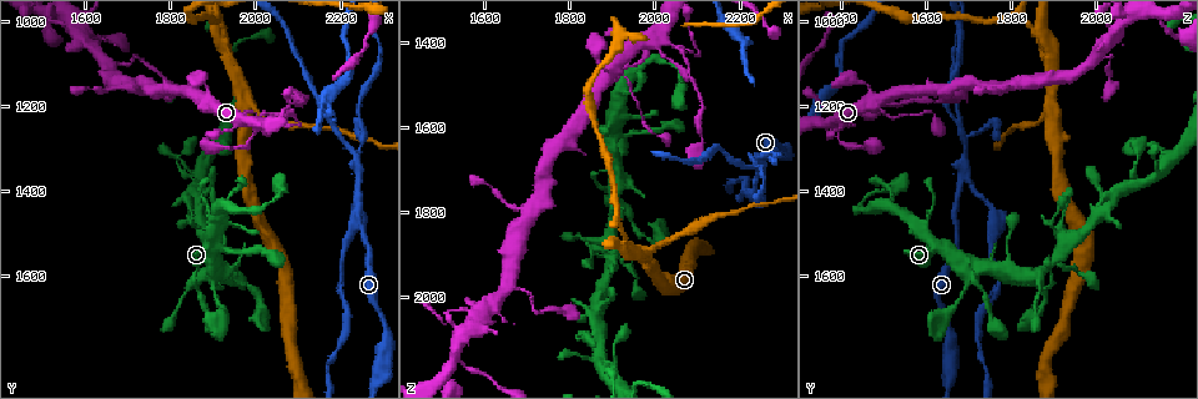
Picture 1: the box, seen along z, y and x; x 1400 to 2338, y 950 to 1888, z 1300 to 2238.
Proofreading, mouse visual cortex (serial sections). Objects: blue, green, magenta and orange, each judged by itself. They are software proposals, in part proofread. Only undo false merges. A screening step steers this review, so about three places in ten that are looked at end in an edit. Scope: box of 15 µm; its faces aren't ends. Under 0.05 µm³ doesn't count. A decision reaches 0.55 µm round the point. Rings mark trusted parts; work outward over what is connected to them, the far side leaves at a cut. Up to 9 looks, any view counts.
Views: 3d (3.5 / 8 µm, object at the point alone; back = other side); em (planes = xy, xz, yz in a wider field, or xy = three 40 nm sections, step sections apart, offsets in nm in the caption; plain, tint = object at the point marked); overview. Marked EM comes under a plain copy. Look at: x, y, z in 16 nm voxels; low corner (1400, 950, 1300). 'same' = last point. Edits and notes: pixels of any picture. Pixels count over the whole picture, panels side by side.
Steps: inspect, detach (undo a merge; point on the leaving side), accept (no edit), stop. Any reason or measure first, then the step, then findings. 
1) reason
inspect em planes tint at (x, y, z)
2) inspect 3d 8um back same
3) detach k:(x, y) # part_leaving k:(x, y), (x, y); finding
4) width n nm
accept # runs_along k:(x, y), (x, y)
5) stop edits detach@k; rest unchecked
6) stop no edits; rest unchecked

a fork
inspect 3d 3.5um at (2240, 1365, 1685)

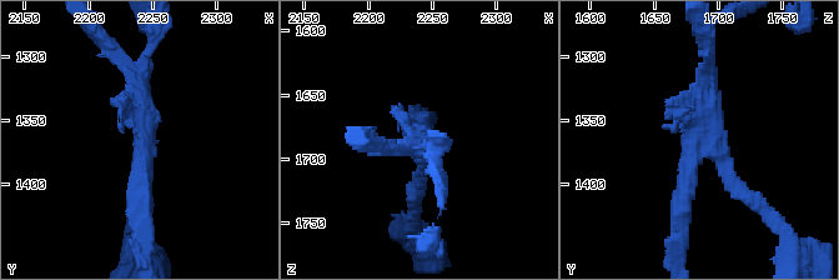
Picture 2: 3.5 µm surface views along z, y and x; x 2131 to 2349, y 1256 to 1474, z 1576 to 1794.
now the EM
inspect em xy step 3 tint at (2240, 1366, 1684)

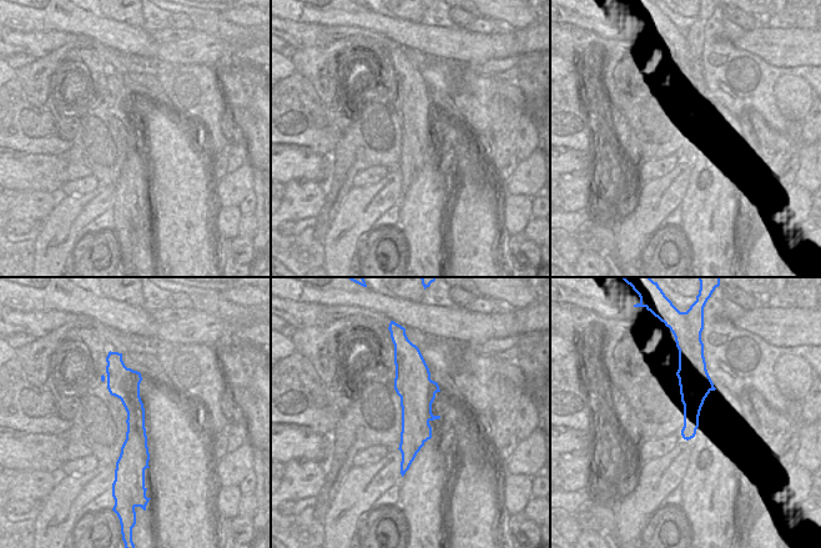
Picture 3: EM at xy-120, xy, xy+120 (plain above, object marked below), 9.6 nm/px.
detach 2:(735, 186) # part_leaving 2:(707, 140), (732, 179), (787, 233); two cells meet here

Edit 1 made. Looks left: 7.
redraw
inspect overview

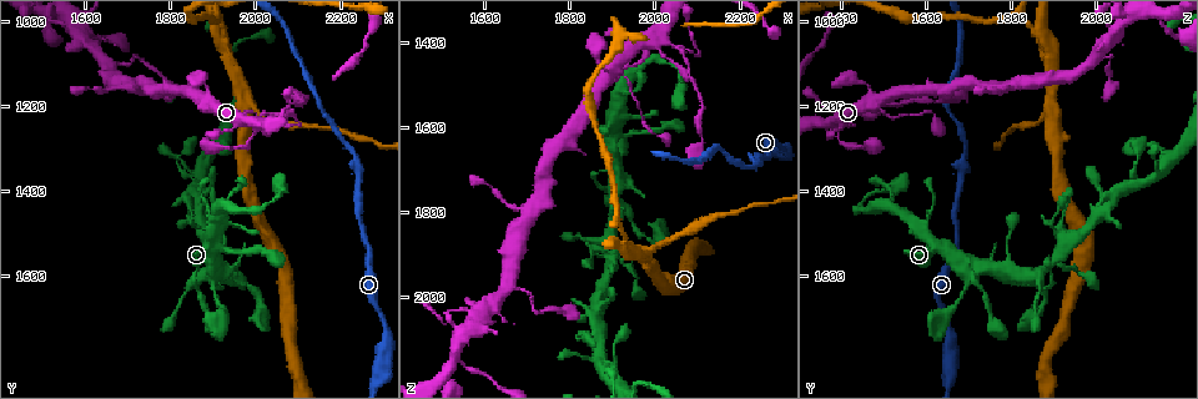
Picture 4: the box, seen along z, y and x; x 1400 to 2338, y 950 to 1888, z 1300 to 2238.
inspect 3d 8um at (1930, 1200, 1485)

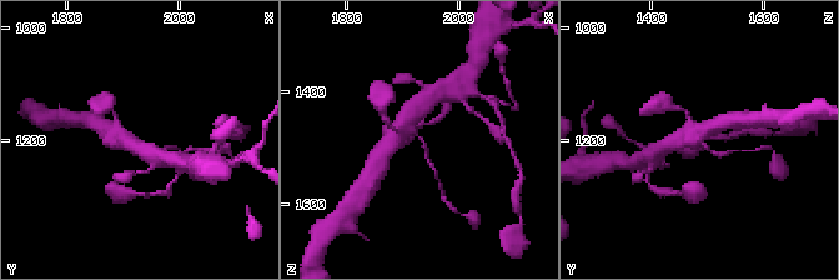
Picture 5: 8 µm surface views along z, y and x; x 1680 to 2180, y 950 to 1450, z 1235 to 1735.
arm_widths 100, 500 nm
inspect em xy step 5 tint same

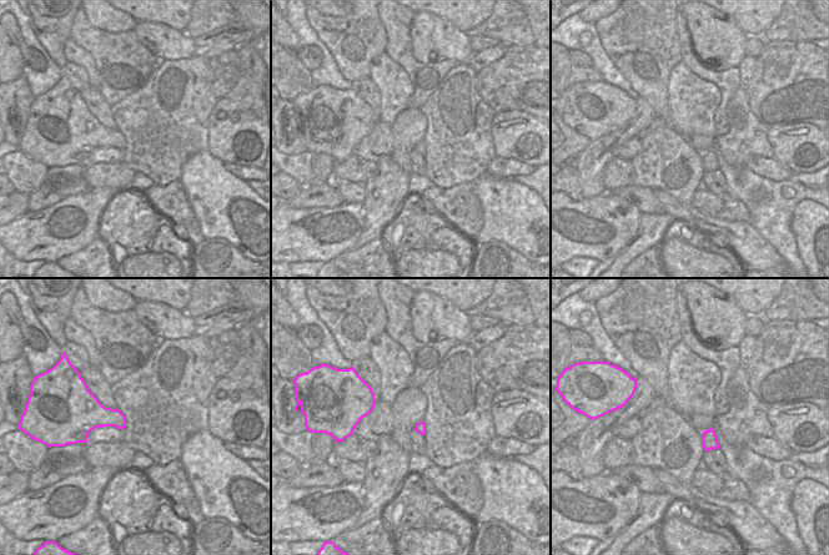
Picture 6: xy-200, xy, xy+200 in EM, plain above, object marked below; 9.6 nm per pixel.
accept # runs_along 5:(411, 111), (403, 125), (421, 138), (432, 165); continuous, no second cell

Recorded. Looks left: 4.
abrupt turn
inspect 3d 3.5um at (2100, 1235, 1435)

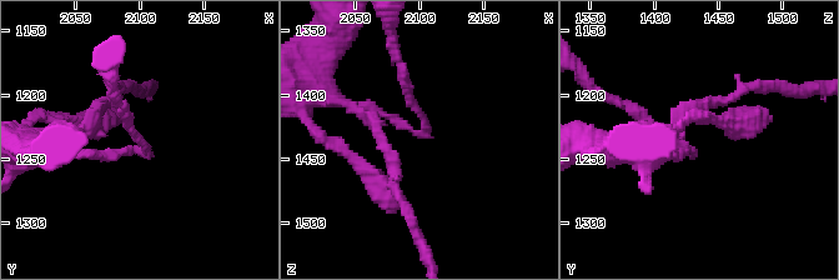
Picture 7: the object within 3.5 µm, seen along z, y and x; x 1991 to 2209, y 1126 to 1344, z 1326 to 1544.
accept # runs_along 7:(64, 153), (140, 149), (121, 110); all the same cell

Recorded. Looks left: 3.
sharp bend
inspect 3d 3.5um at (1855, 1475, 1890)

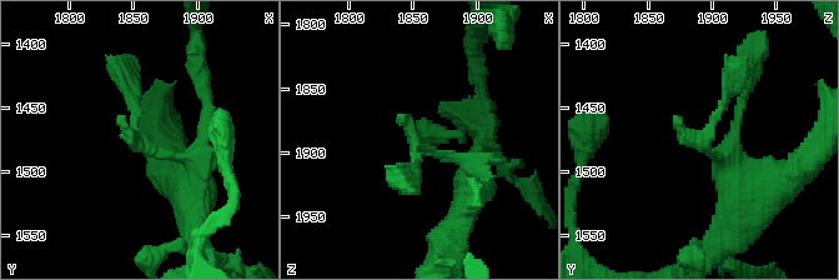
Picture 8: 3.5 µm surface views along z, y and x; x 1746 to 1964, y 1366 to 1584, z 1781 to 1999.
inspect em xy step 5 tint at (1854, 1478, 1894)

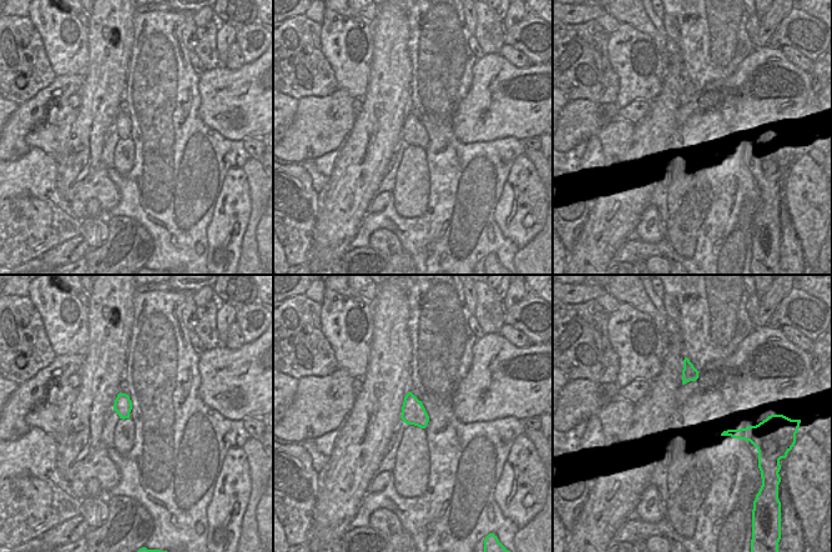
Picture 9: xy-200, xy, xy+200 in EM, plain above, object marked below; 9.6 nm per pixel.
accept # runs_along 8:(192, 184), (124, 69); one cell here

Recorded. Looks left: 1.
stop edits detach@2; rest unchecked

